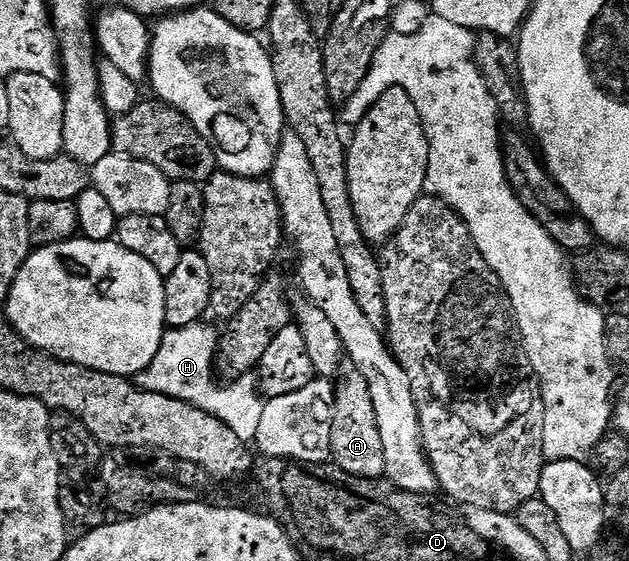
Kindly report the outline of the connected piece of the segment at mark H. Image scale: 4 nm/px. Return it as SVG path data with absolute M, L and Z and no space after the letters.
M201 321L189 327L165 330L160 351L154 357L152 364L135 376L134 382L143 391L162 393L166 397L181 399L212 414L230 428L237 440L255 440L265 405L265 400L258 390L257 376L251 373L227 385L218 382L214 374L218 332L216 333L214 328L207 327L206 324L207 322Z

